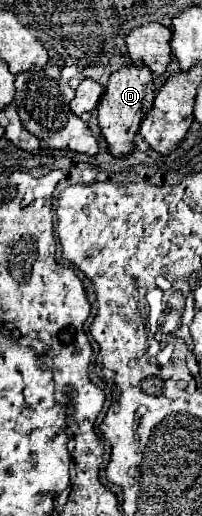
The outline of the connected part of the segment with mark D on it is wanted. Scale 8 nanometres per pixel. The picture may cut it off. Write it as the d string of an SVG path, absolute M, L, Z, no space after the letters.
M130 65L110 75L104 101L100 101L98 105L98 127L108 143L108 151L114 157L126 157L134 151L134 137L146 111L150 111L152 101L154 101L154 81L150 69L146 67L136 69L134 65Z

